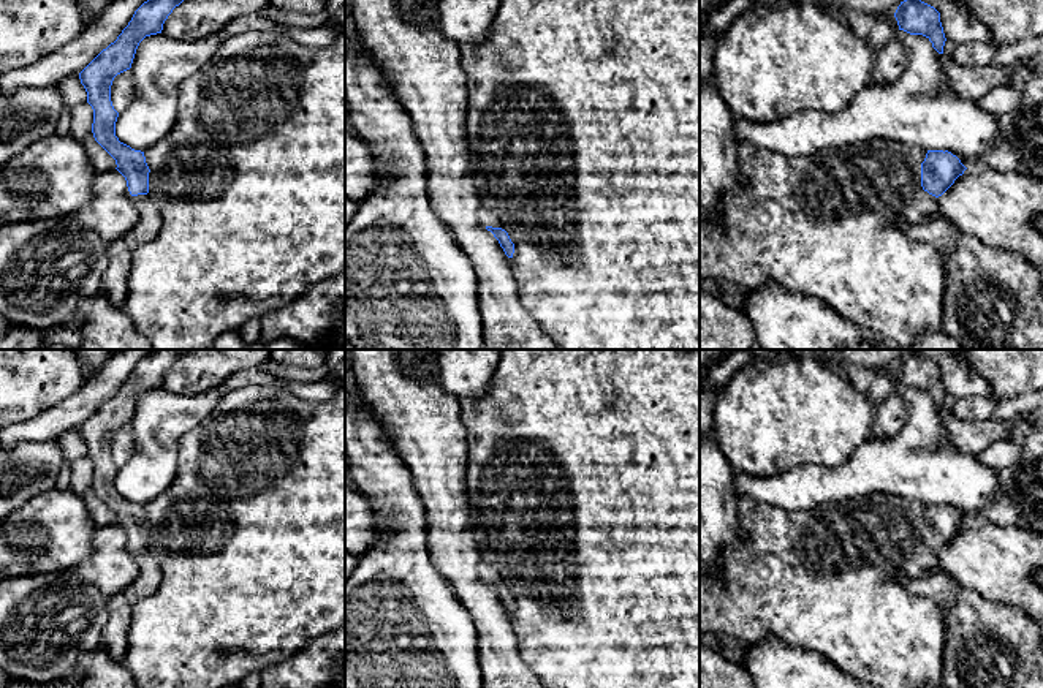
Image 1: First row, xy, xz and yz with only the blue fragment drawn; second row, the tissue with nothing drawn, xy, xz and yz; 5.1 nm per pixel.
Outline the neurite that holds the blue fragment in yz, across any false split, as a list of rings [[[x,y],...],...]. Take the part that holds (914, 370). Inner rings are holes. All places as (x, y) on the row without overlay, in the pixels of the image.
[[[910,350],[901,356],[894,372],[899,384],[926,391],[932,397],[932,402],[939,408],[943,408],[946,392],[940,376],[940,367],[934,361],[921,356],[916,350]]]

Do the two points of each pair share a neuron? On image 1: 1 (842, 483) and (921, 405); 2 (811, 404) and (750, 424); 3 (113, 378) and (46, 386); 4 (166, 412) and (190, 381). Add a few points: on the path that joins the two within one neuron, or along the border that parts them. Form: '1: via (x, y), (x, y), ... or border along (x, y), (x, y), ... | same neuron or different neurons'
1: via (866, 472), (880, 465), (917, 429) | same neuron
2: via (796, 412), (777, 413), (765, 423) | same neuron
3: border along (86, 380), (56, 405) | different neurons
4: border along (216, 385), (193, 394), (174, 394), (162, 388) | different neurons

